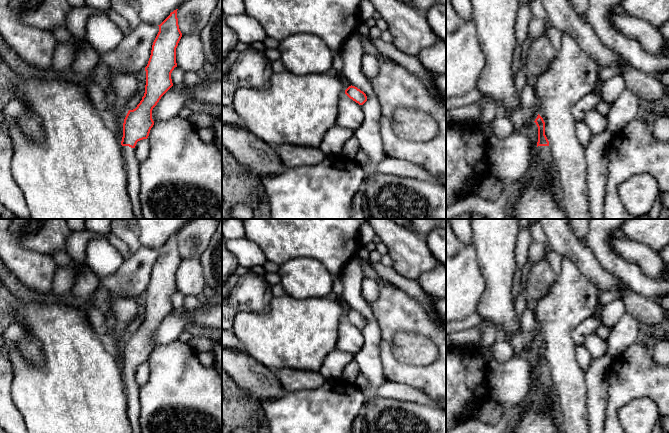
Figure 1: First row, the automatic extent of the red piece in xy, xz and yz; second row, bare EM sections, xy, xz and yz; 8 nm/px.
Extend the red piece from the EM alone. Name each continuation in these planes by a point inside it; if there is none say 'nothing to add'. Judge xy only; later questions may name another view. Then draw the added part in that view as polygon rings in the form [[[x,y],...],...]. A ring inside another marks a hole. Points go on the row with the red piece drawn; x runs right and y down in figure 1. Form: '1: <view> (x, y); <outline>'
1: xy (131, 164); [[[122,146],[122,151],[125,161],[125,169],[127,171],[127,192],[131,200],[133,213],[136,219],[144,219],[139,201],[141,181],[139,178],[139,162],[135,157],[135,148]]]

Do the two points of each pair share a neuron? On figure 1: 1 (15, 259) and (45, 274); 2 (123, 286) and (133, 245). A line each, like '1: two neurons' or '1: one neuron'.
1: one neuron
2: two neurons

